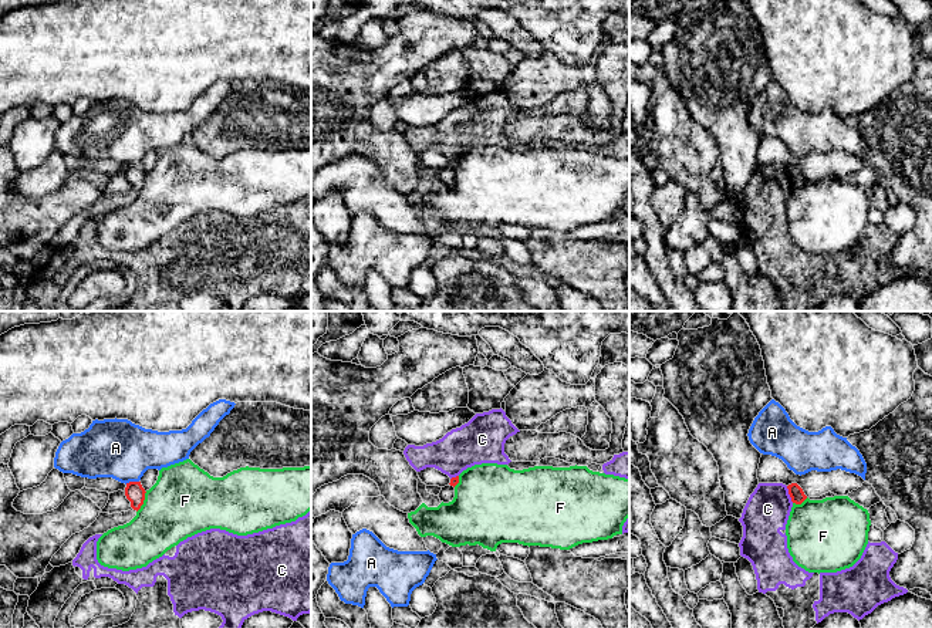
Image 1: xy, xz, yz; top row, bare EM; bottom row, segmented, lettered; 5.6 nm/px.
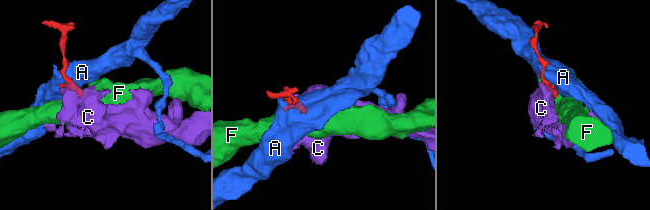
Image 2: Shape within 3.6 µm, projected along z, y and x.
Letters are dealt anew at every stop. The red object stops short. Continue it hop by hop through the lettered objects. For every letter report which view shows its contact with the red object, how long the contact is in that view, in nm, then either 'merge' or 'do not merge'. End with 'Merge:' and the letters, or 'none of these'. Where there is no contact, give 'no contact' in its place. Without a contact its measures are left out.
A: contact in xy; length 80 nm; do not merge
C: contact in yz; length 100 nm; do not merge
F: contact in xy; length 130 nm; do not merge
Merge: none of these

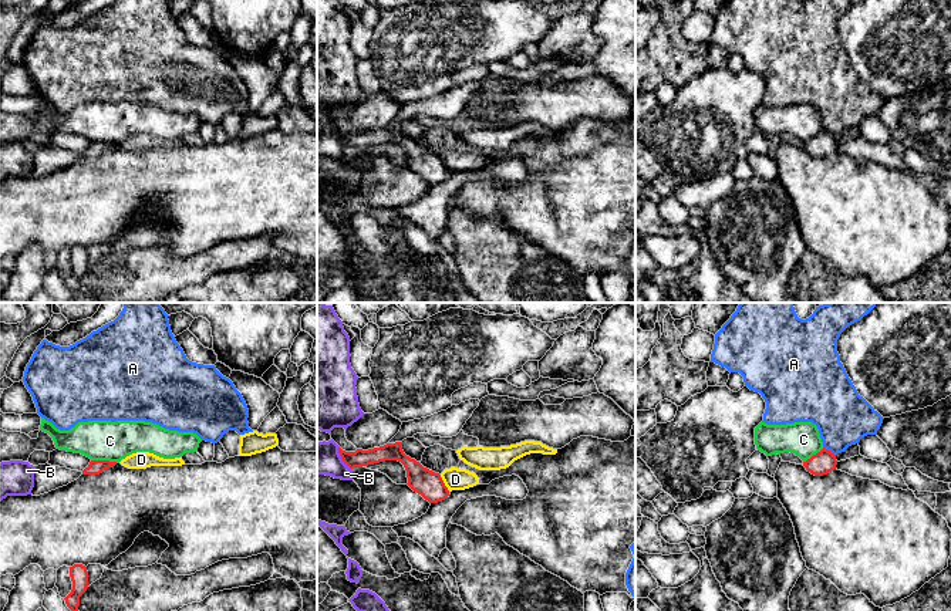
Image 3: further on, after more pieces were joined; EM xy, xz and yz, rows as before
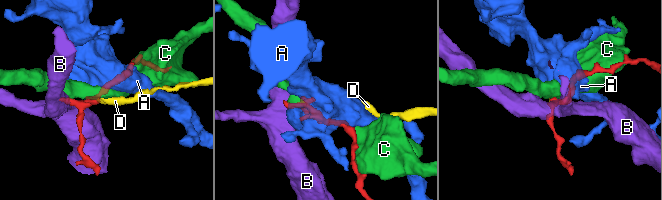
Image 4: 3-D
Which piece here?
A: contact in yz; length 90 nm; do not merge
B: contact in xz; length 150 nm; do not merge
C: contact in xy; length 150 nm; do not merge
D: contact in xz; length 110 nm; do not merge
Merge: none of these

